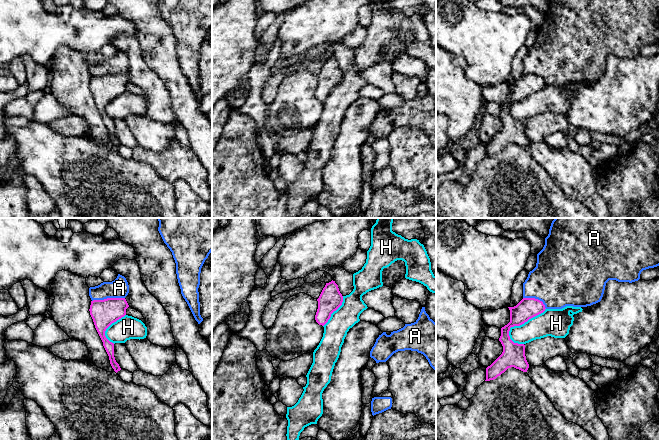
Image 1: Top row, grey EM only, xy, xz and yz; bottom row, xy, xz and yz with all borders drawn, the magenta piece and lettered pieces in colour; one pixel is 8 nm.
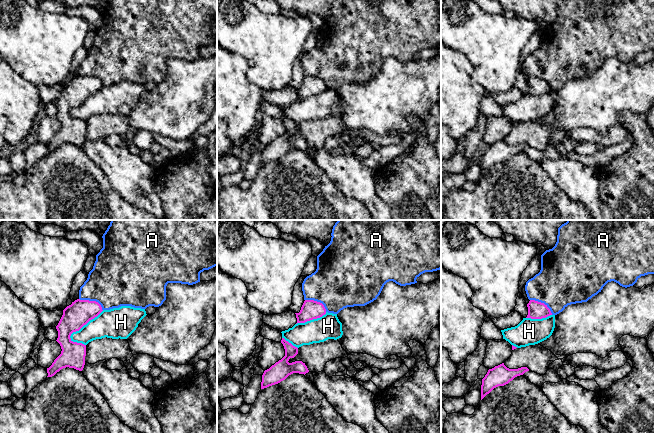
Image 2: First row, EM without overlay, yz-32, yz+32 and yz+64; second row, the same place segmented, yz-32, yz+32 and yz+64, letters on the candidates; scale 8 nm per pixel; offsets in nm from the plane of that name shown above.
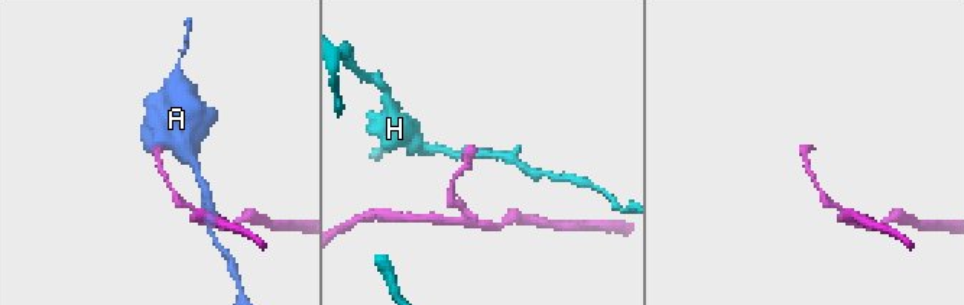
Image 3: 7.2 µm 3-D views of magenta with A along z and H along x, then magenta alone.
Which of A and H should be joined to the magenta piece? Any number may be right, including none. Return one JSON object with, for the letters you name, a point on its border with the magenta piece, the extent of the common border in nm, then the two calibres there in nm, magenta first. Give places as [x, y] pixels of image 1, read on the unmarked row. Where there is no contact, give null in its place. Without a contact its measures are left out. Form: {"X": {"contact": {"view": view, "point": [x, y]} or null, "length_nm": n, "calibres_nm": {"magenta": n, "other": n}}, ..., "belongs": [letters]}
{"belongs": []}

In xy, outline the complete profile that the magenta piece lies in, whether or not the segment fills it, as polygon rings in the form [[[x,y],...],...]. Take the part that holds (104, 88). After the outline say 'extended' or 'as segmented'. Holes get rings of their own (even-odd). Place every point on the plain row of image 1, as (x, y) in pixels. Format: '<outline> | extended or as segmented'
[[[107,74],[91,77],[89,85],[95,104],[109,132],[110,140],[116,149],[121,144],[114,133],[114,119],[106,114],[105,107],[112,99],[126,91],[126,85],[128,83],[129,81],[125,74]]] | as segmented

